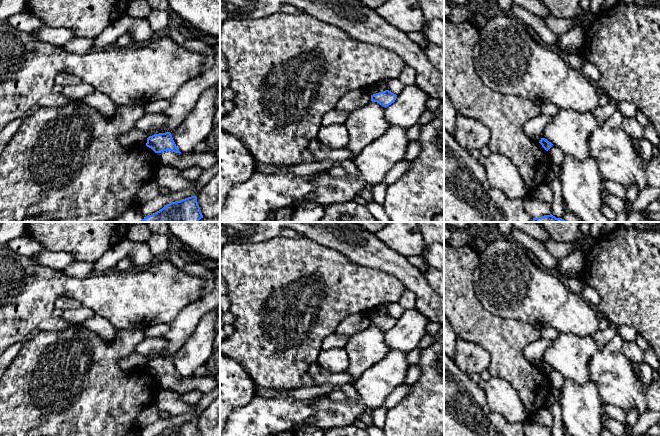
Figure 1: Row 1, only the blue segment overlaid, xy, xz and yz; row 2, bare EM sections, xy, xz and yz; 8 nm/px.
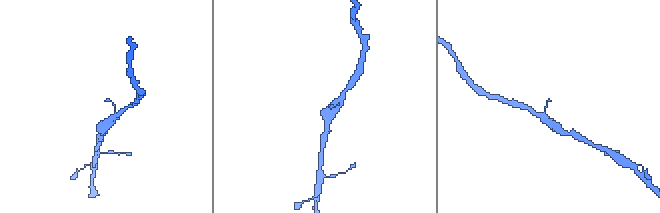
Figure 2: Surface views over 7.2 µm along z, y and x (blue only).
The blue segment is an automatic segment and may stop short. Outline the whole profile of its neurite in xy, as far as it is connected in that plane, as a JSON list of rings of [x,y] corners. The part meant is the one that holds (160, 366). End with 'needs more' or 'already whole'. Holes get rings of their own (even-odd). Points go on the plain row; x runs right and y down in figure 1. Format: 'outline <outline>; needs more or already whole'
outline [[[170,356],[154,358],[147,362],[146,370],[151,372],[155,377],[163,375],[173,375],[181,378],[178,374]]]; already whole

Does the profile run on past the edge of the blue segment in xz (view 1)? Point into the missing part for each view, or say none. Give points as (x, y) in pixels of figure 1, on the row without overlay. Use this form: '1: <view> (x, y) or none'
1: none

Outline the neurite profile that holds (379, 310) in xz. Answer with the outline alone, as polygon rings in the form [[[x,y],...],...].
[[[384,303],[384,304],[378,305],[374,309],[369,310],[366,313],[366,315],[369,318],[373,319],[373,318],[385,315],[385,314],[388,314],[388,309],[387,309],[388,306],[389,306],[389,303]]]

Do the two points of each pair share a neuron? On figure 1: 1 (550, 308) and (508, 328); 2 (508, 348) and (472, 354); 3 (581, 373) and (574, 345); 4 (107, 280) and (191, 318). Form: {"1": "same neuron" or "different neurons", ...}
{"1": "different neurons", "2": "different neurons", "3": "same neuron", "4": "different neurons"}

